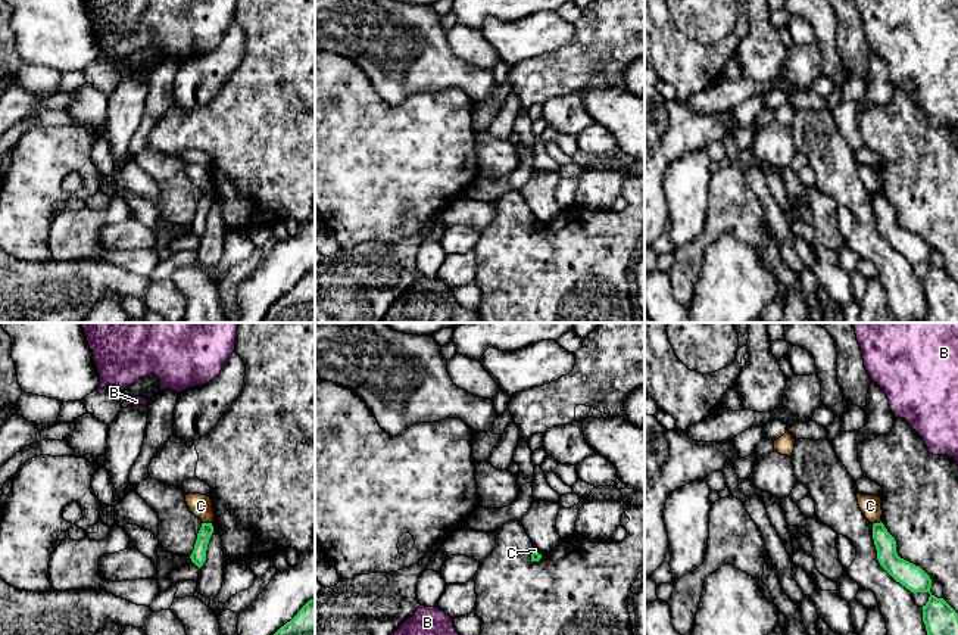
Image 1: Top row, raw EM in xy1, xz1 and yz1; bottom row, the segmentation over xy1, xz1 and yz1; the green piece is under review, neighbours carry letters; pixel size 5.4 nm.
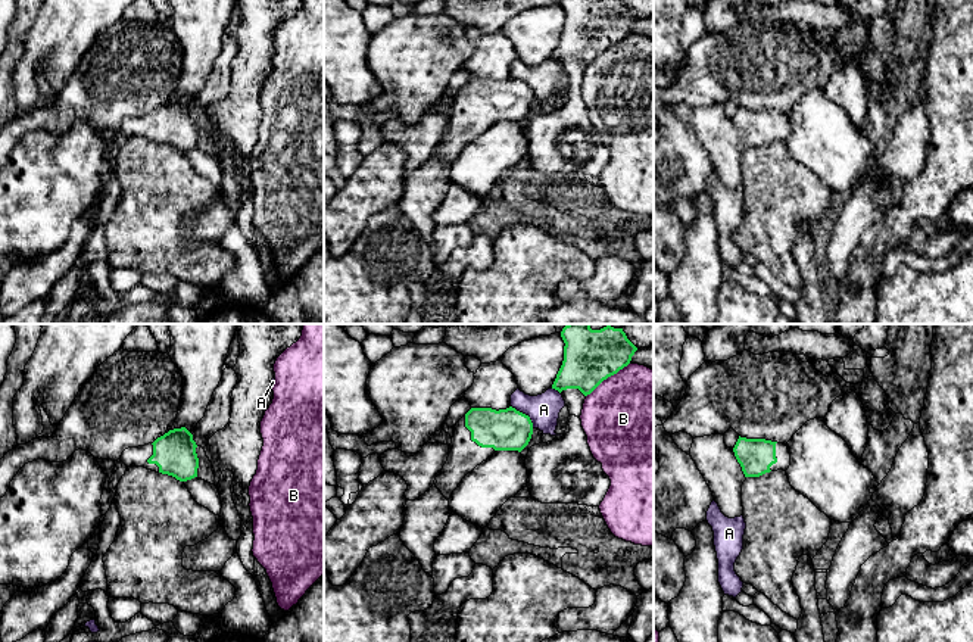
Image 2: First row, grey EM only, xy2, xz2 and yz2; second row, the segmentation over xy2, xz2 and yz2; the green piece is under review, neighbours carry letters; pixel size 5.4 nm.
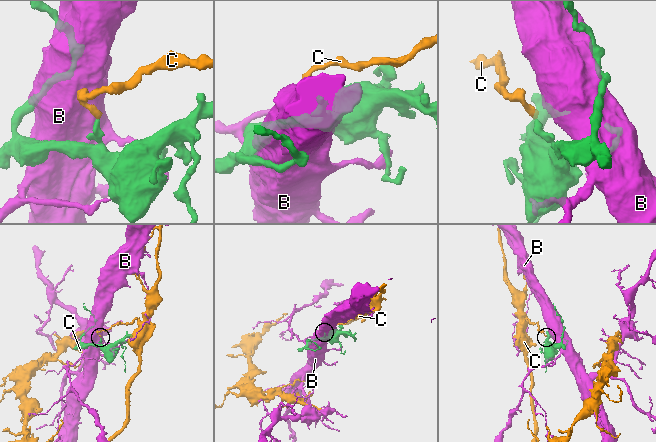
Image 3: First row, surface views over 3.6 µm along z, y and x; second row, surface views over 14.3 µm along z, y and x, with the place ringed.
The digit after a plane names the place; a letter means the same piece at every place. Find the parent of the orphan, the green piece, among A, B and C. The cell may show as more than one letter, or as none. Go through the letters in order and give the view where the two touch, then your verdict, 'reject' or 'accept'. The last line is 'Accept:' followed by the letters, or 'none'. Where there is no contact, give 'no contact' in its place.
A: xz2 | reject
B: xz2 | reject
C: xy1 | reject
Accept: none

